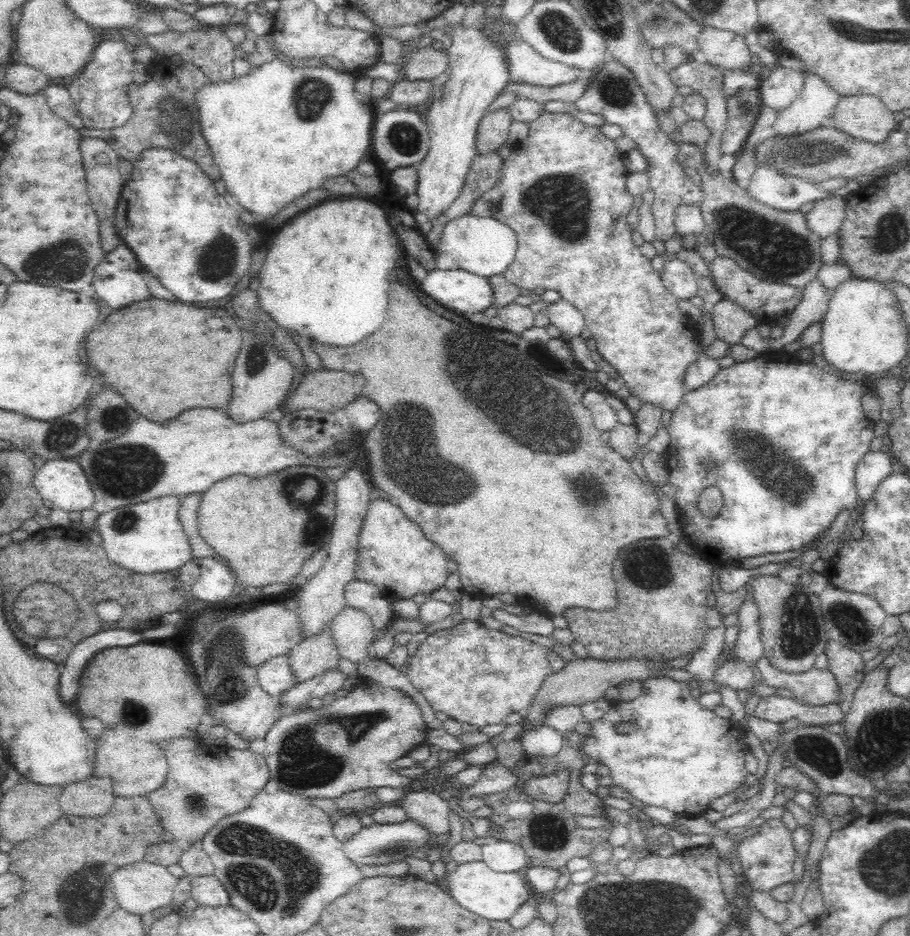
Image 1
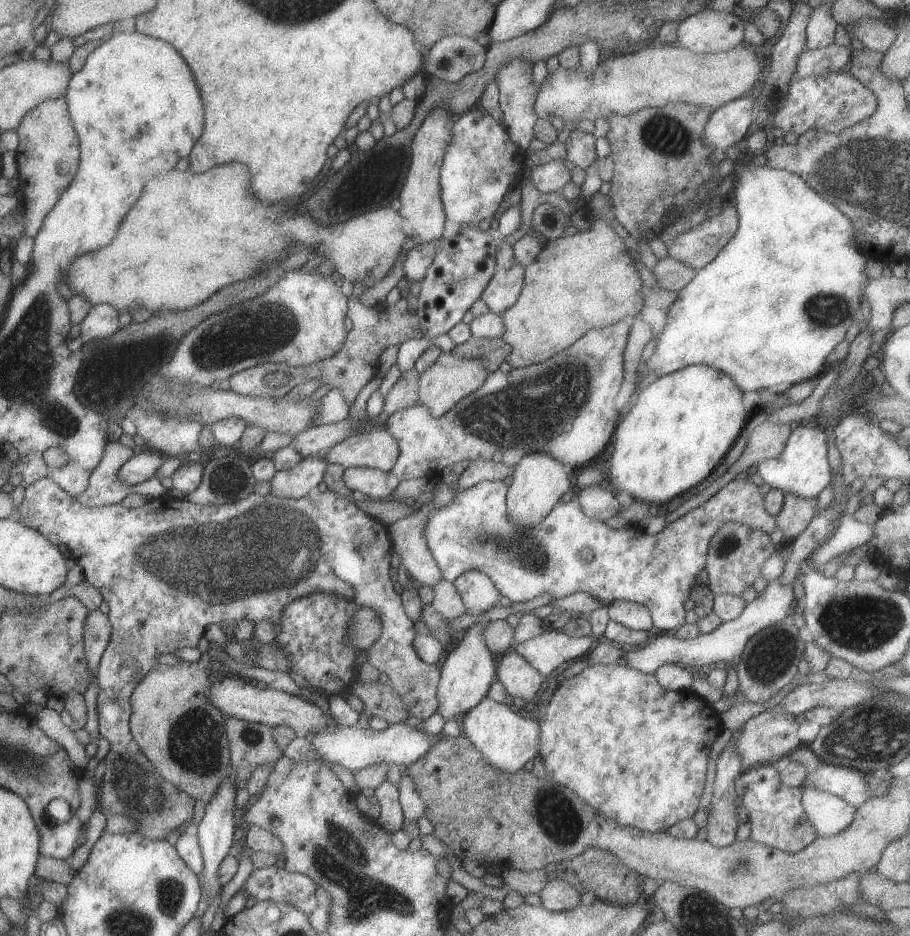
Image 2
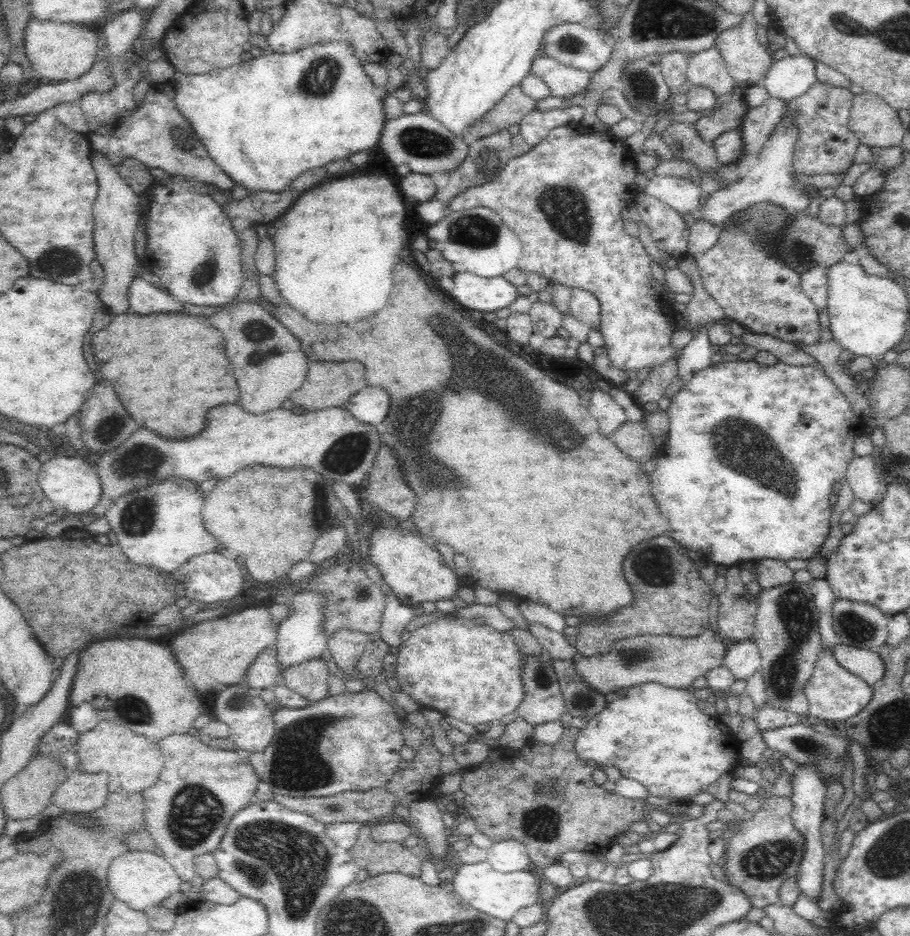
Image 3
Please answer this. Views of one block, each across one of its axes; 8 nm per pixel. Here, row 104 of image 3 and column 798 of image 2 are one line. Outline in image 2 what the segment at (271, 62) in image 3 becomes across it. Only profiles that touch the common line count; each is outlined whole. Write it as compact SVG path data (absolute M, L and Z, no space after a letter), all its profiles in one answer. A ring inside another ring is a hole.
M752 154L736 164L733 175L736 182L730 197L733 198L738 212L738 231L734 238L721 249L717 258L698 270L696 276L690 280L690 284L678 292L678 298L674 300L674 304L667 311L668 320L662 332L658 334L654 352L646 362L643 362L640 368L640 378L652 374L652 371L657 378L660 378L668 376L668 374L674 374L674 372L688 366L708 364L716 370L724 370L724 374L730 376L730 380L734 380L738 390L743 393L768 389L780 384L793 386L822 376L828 368L826 357L833 352L842 340L845 340L848 328L863 318L863 312L860 308L862 300L860 298L862 298L865 286L870 281L866 272L864 272L866 262L870 258L860 252L860 248L854 240L856 236L854 236L852 220L849 220L846 214L842 214L834 204L825 200L820 193L814 191L814 188L810 188L802 179L802 176L783 169L770 168L767 165L757 166L752 163Z

